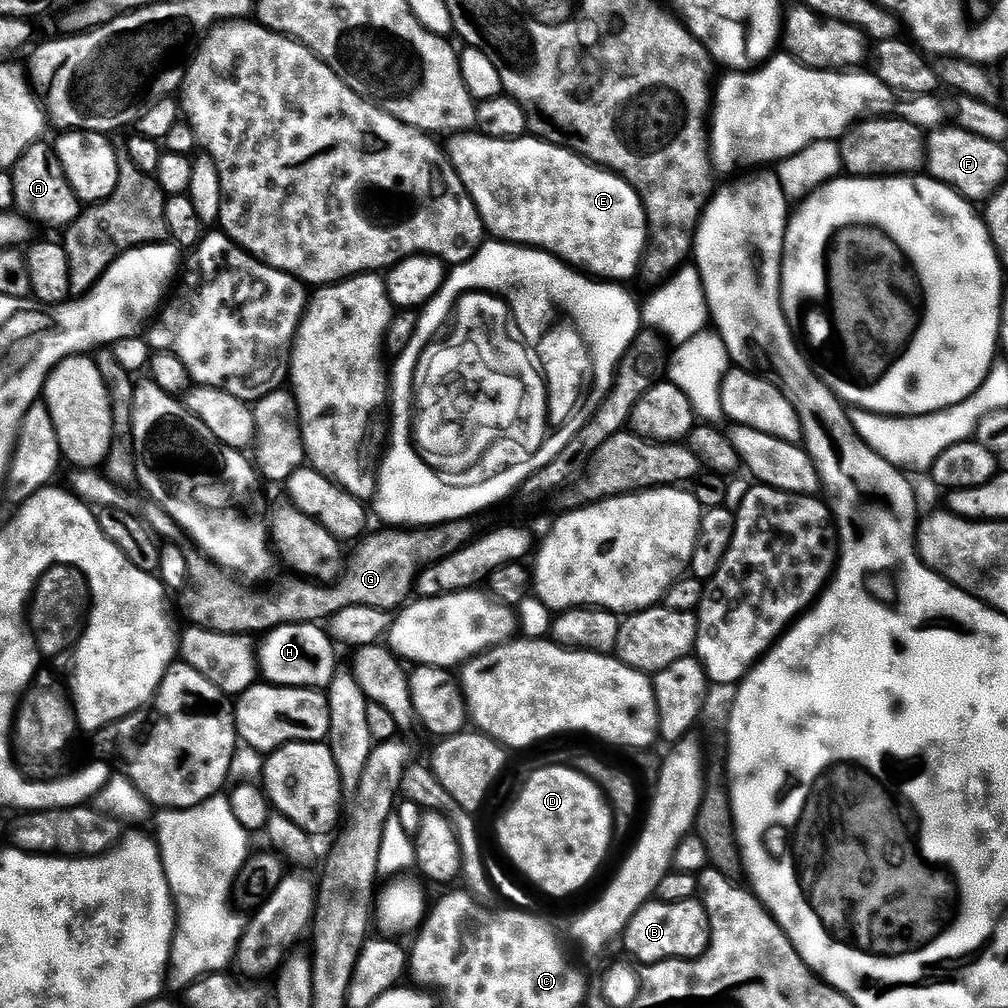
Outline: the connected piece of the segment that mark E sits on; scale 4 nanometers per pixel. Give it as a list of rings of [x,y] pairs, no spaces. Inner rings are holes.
[[[456,134],[446,144],[446,155],[451,160],[454,170],[462,178],[464,188],[470,194],[470,198],[476,203],[478,214],[484,220],[484,227],[493,237],[501,241],[538,248],[541,252],[550,252],[563,260],[565,264],[605,282],[628,282],[632,275],[639,273],[642,268],[644,253],[648,247],[648,218],[644,215],[644,203],[640,201],[640,194],[635,188],[631,188],[624,179],[614,172],[603,168],[597,168],[595,164],[589,164],[583,156],[577,156],[571,148],[559,148],[556,144],[549,144],[547,140],[539,138],[521,138],[518,140],[495,140],[489,136],[479,134]]]

